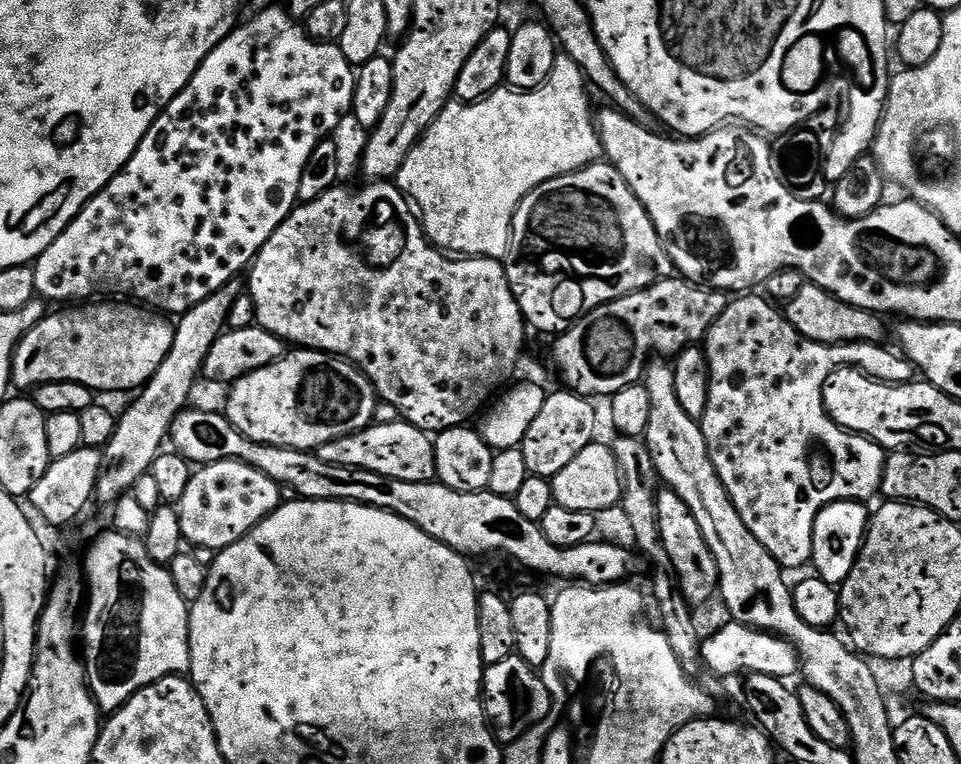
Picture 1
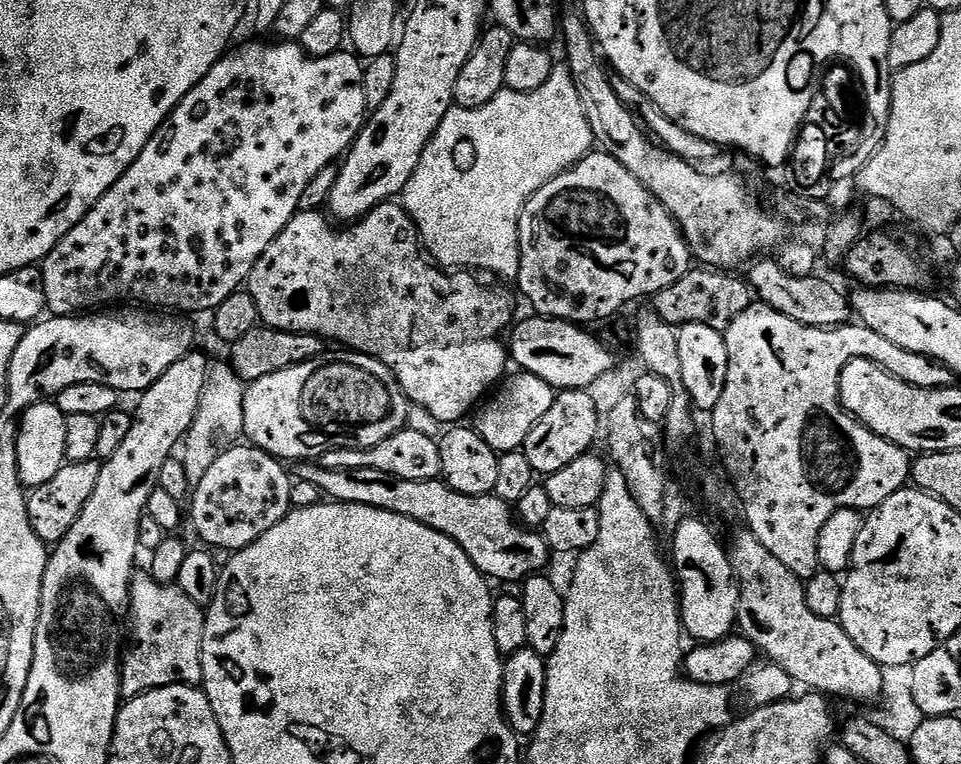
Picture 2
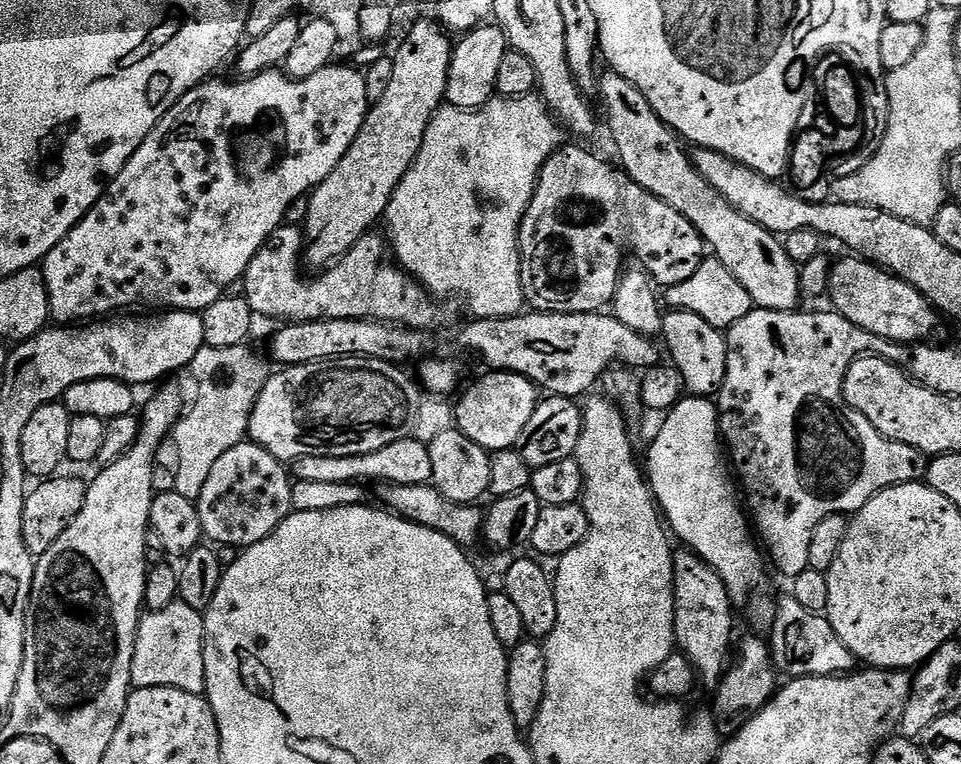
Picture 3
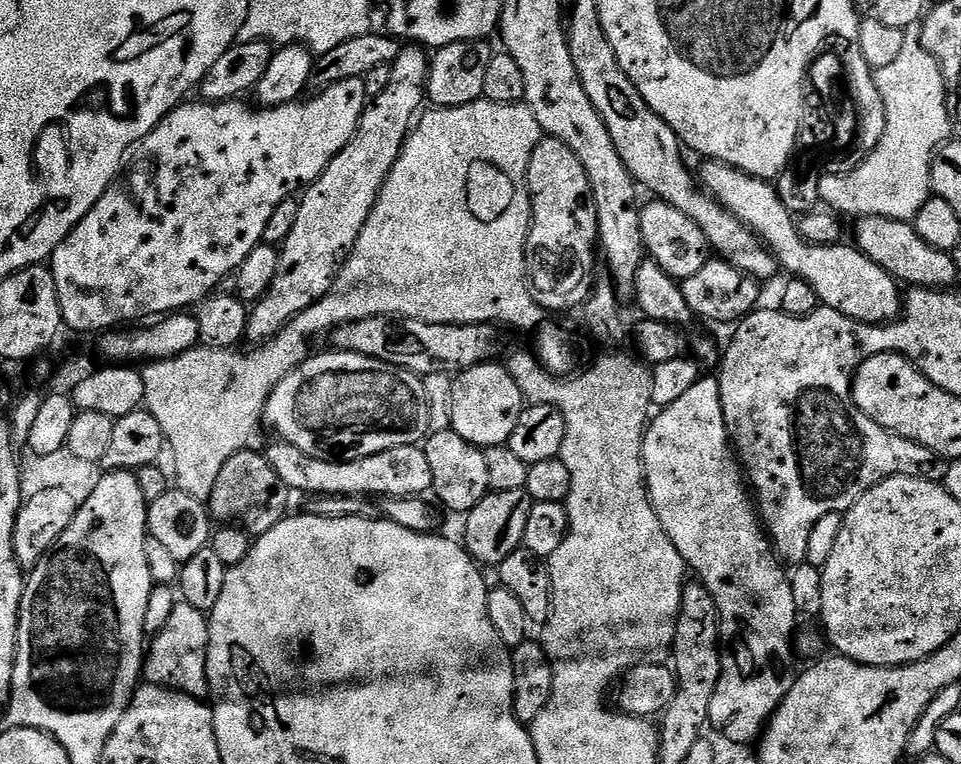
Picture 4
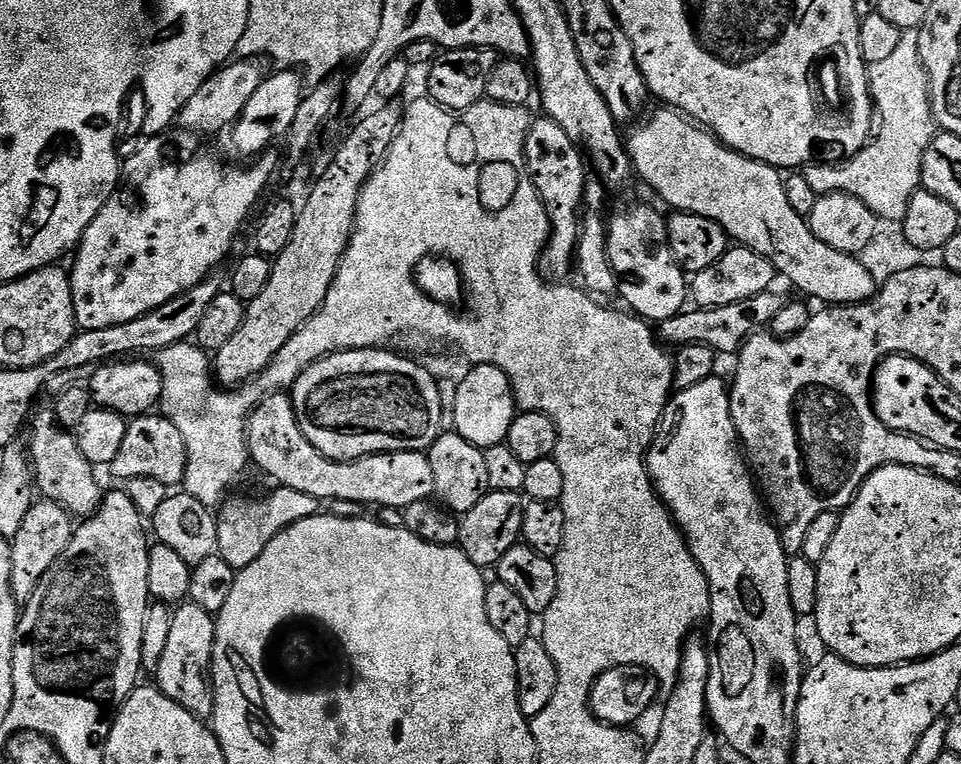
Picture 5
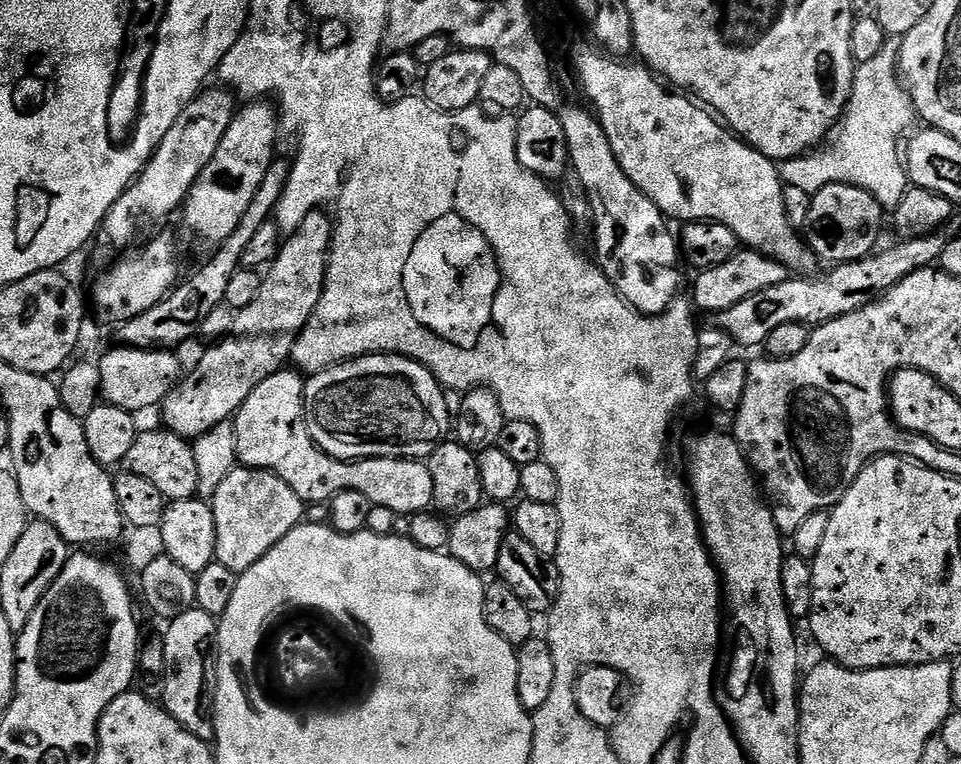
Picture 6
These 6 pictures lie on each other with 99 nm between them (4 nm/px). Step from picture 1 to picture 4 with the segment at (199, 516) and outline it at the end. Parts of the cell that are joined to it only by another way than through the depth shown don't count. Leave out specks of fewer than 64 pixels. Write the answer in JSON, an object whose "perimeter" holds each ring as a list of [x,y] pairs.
{"perimeter":[[[252,451],[234,454],[234,458],[226,462],[218,482],[214,482],[214,490],[208,495],[206,507],[217,525],[240,528],[255,538],[274,530],[274,526],[289,515],[290,489],[278,478],[278,470],[270,466],[267,455],[263,451]]]}

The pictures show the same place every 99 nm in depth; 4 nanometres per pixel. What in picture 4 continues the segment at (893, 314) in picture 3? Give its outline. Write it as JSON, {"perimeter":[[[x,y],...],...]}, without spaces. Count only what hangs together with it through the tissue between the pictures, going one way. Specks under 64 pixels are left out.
{"perimeter":[[[708,162],[705,165],[698,176],[708,195],[730,209],[768,245],[769,252],[775,256],[777,265],[783,271],[785,268],[786,271],[793,272],[791,275],[795,279],[812,287],[823,307],[838,310],[863,324],[886,324],[901,315],[901,285],[895,276],[882,270],[882,266],[875,264],[866,253],[855,246],[847,248],[847,243],[844,242],[809,244],[801,236],[793,213],[780,201],[779,192],[769,181],[757,180],[726,164]]]}

